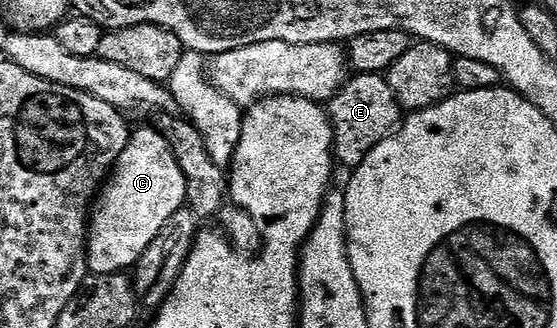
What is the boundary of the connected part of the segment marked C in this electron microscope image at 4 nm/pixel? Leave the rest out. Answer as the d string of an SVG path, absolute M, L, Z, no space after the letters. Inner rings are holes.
M147 125L140 131L130 132L121 157L115 162L109 178L104 182L91 208L87 225L87 270L92 275L117 275L134 268L135 262L145 253L147 246L171 222L173 213L187 202L187 179L173 157L173 149L157 133L154 126Z

